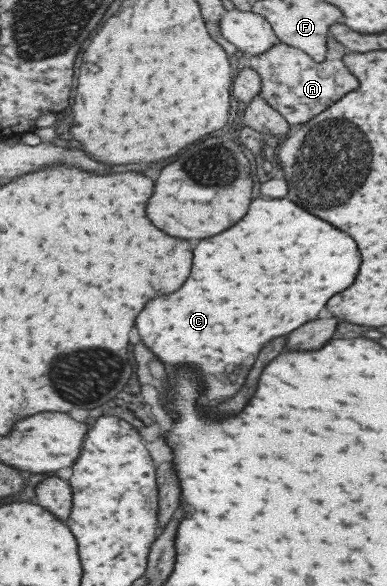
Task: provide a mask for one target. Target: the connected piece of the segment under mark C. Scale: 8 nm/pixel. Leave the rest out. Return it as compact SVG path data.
M255 199L253 207L249 211L249 215L237 223L237 227L231 227L229 231L225 231L223 235L217 235L213 239L205 239L205 243L199 243L195 247L195 265L193 265L193 275L189 277L189 283L185 283L185 287L181 287L181 291L177 295L169 295L165 299L157 299L153 303L149 303L149 307L145 307L145 311L141 313L141 319L137 319L137 327L139 333L143 337L143 343L165 363L169 363L171 367L193 367L203 375L203 389L201 389L201 397L197 401L197 405L211 405L213 401L225 401L231 399L245 383L253 363L257 361L259 353L263 351L263 347L267 343L271 343L273 339L291 333L293 329L301 327L307 321L317 319L319 311L325 307L327 299L333 297L335 293L347 289L353 281L355 281L355 273L359 269L359 253L355 249L355 243L349 239L349 235L345 235L343 231L331 227L329 223L305 213L303 209L299 209L295 203L287 201L287 199Z

